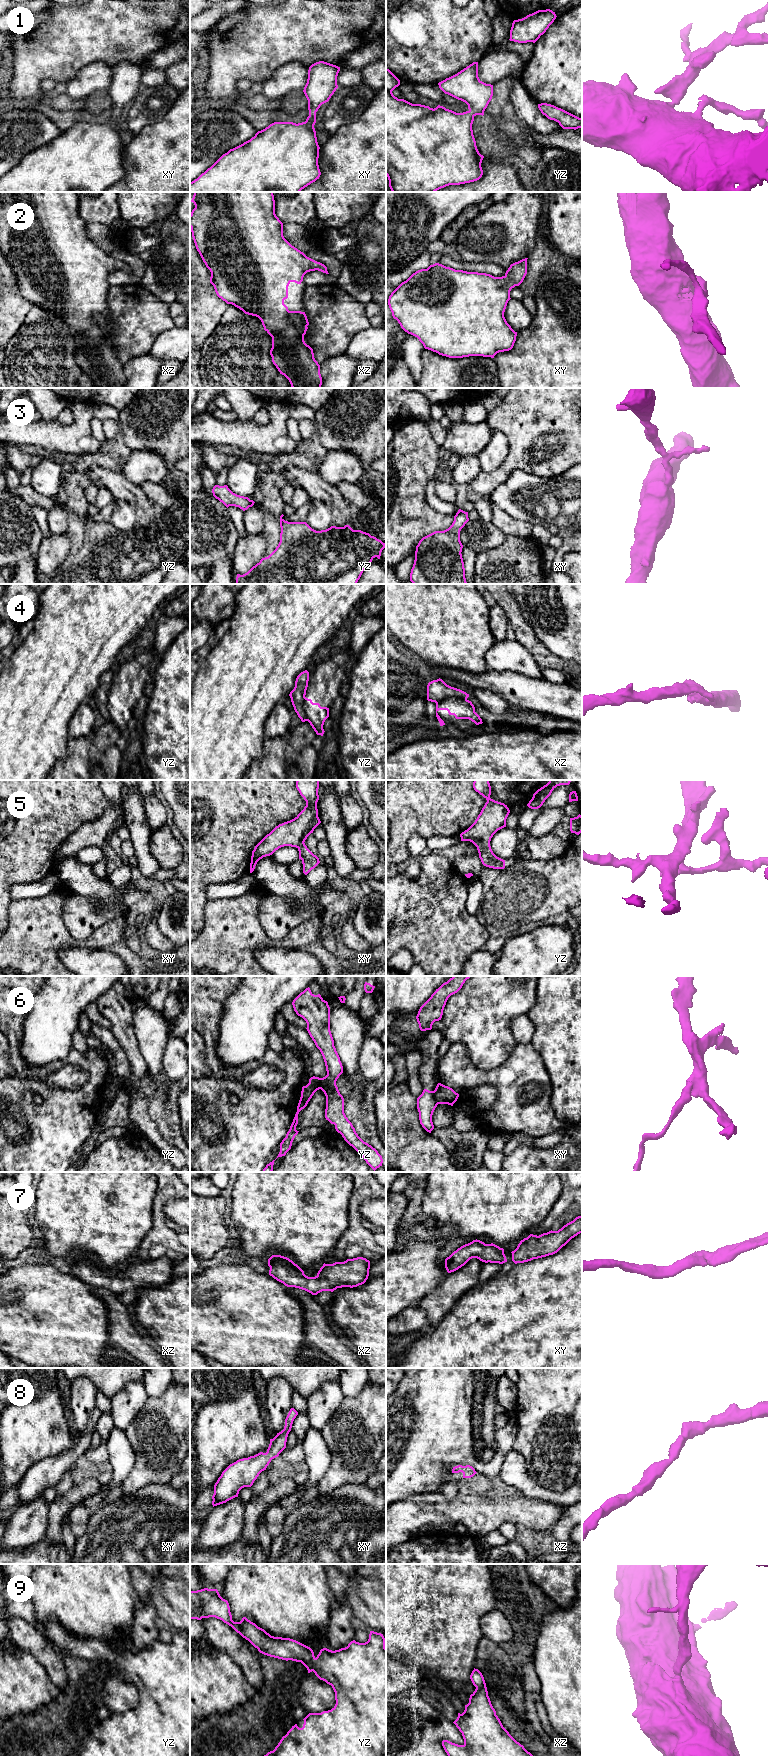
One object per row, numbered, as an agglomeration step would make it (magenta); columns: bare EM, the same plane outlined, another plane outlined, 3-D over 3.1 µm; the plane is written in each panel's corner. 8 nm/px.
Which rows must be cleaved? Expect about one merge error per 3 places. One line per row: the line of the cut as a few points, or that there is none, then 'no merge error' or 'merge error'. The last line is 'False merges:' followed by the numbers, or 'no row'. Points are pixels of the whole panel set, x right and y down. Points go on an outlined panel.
1: cut none; no merge error
2: cut none; no merge error
3: cut none; no merge error
4: cut xz (466, 698), (447, 697), (436, 703); merge error
5: cut none; no merge error
6: cut xy (434, 1090), (434, 1098), (438, 1103); merge error
7: cut none; no merge error
8: cut none; no merge error
9: cut none; no merge error
False merges: 4, 6

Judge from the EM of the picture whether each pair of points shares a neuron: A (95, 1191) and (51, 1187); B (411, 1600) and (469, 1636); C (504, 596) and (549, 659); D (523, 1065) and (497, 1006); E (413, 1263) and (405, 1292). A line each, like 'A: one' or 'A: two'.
A: one
B: one
C: one
D: two
E: one

